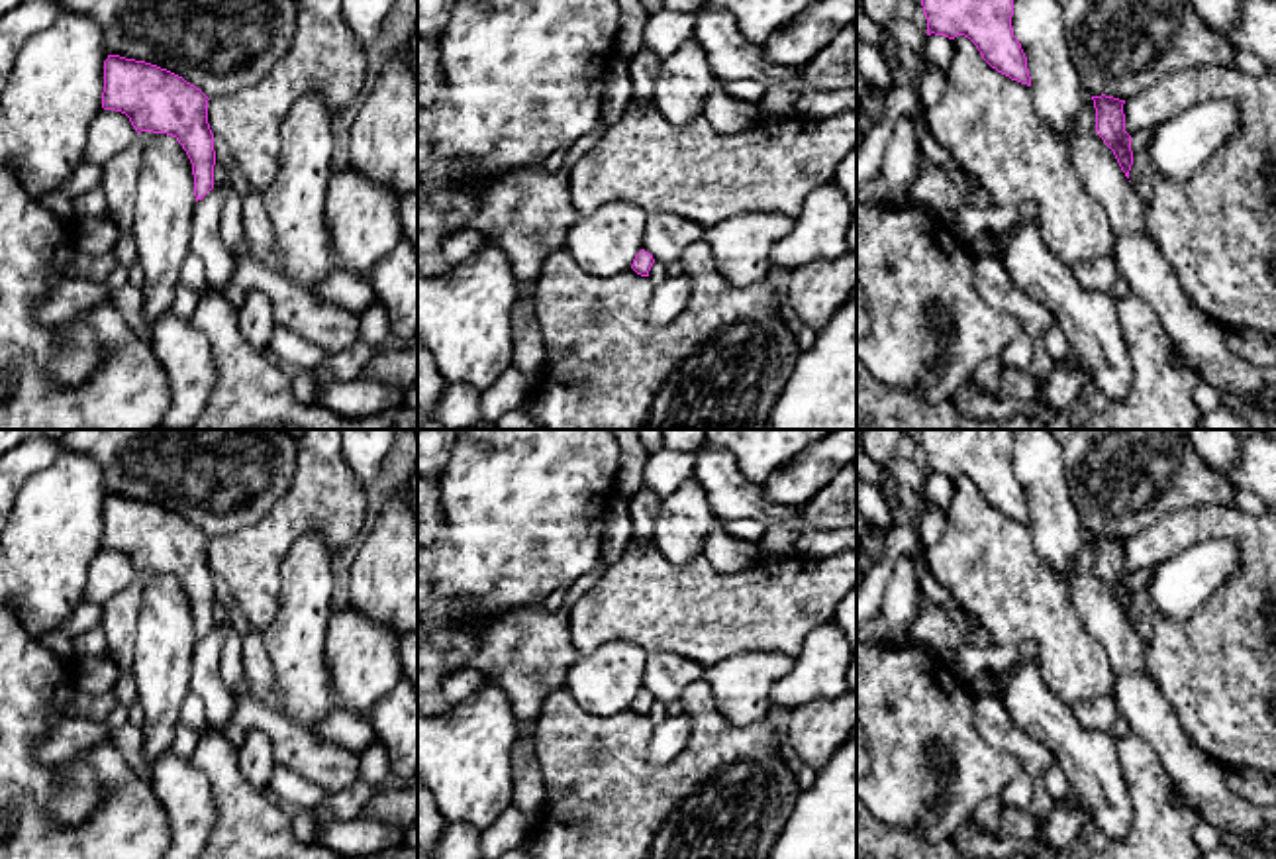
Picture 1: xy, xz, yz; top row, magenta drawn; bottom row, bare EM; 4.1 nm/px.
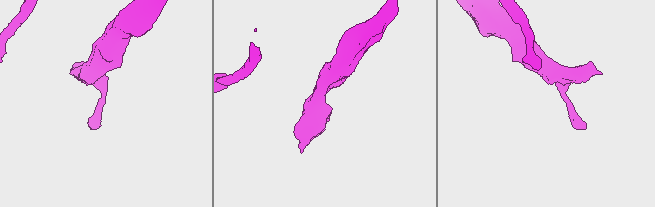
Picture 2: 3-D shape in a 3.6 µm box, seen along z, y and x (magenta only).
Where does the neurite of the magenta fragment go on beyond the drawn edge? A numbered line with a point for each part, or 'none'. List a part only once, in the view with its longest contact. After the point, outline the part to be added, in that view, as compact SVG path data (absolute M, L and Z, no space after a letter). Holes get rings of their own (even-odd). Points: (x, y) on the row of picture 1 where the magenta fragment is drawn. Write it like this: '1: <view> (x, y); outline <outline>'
none

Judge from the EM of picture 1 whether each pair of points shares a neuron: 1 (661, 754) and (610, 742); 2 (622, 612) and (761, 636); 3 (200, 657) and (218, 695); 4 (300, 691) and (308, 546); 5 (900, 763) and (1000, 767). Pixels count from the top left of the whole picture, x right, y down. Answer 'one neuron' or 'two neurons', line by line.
1: two neurons
2: one neuron
3: one neuron
4: one neuron
5: one neuron

